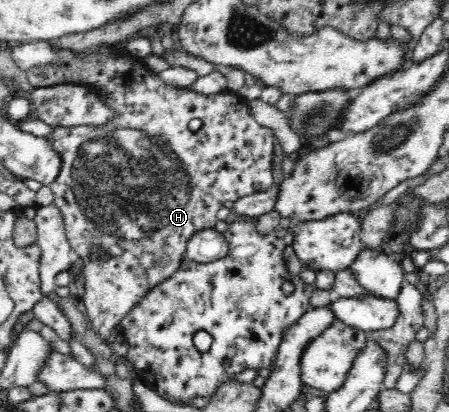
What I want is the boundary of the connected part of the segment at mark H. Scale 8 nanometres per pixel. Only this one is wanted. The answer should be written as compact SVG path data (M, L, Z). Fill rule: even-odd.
M96 47L94 52L89 52L89 49L86 52L78 52L77 59L71 62L70 66L44 65L32 67L26 72L28 81L36 88L68 82L96 88L103 95L107 105L118 111L118 117L114 121L106 123L106 125L100 125L100 127L57 126L57 130L50 136L50 140L54 142L56 152L60 152L63 160L63 169L59 177L50 185L54 195L53 204L61 211L65 232L75 256L81 259L81 279L83 279L84 284L84 296L80 305L86 316L90 317L92 329L96 330L96 333L106 340L106 337L112 331L112 327L120 323L121 319L126 316L126 313L132 311L134 305L138 305L137 301L140 301L150 288L169 278L179 268L180 260L184 258L189 237L192 237L197 231L214 228L219 220L216 213L218 213L220 207L224 207L226 201L235 202L241 197L267 190L274 184L274 177L272 177L271 171L274 134L271 129L260 125L253 118L247 101L238 96L237 93L224 91L206 96L200 93L186 92L184 89L177 89L176 86L164 83L162 79L158 78L158 75L148 71L146 67L137 62L136 58L132 56L124 57L122 54L112 54L108 47ZM192 119L200 119L201 127L197 131L192 131L188 127Z

